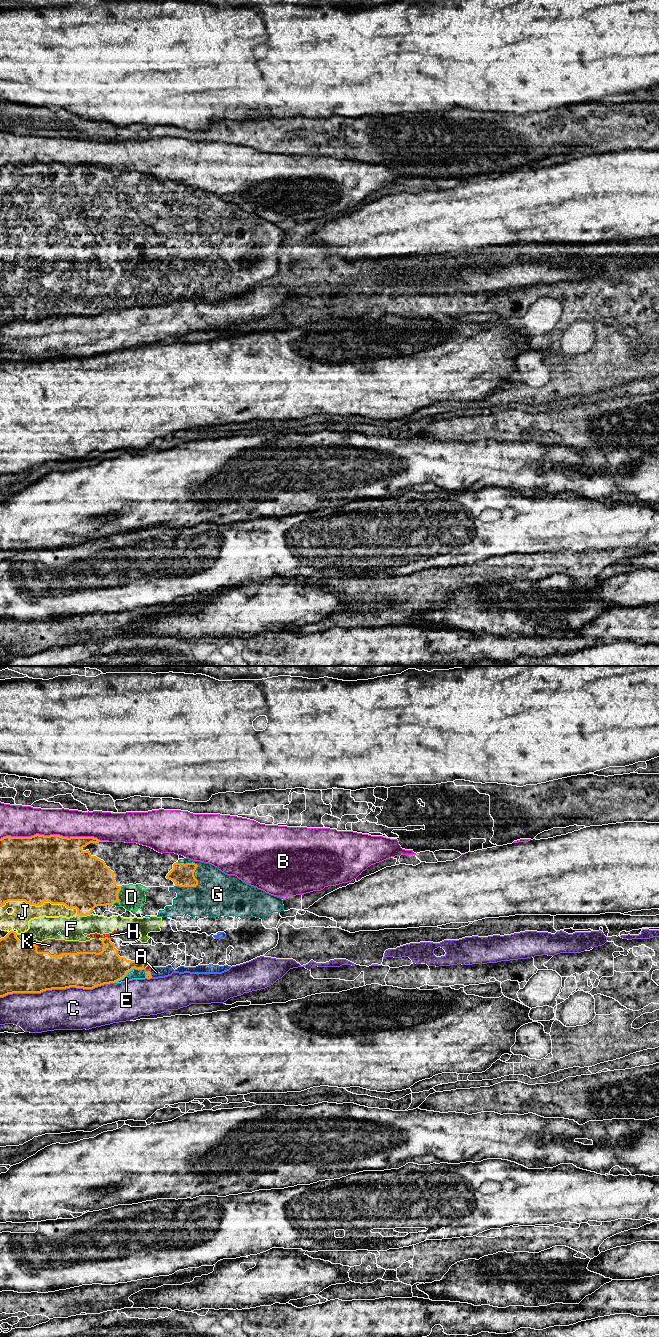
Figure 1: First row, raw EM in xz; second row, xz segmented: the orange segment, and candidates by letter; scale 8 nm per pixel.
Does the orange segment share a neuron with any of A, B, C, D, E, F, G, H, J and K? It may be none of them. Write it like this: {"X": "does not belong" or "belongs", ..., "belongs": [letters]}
{"A": "belongs", "B": "does not belong", "C": "does not belong", "D": "belongs", "E": "belongs", "F": "belongs", "G": "belongs", "H": "belongs", "J": "belongs", "K": "belongs", "belongs": ["A", "D", "E", "F", "G", "H", "J", "K"]}

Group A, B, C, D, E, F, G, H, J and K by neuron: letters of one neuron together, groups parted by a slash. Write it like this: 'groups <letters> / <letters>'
groups A D E F G H J K / B / C

